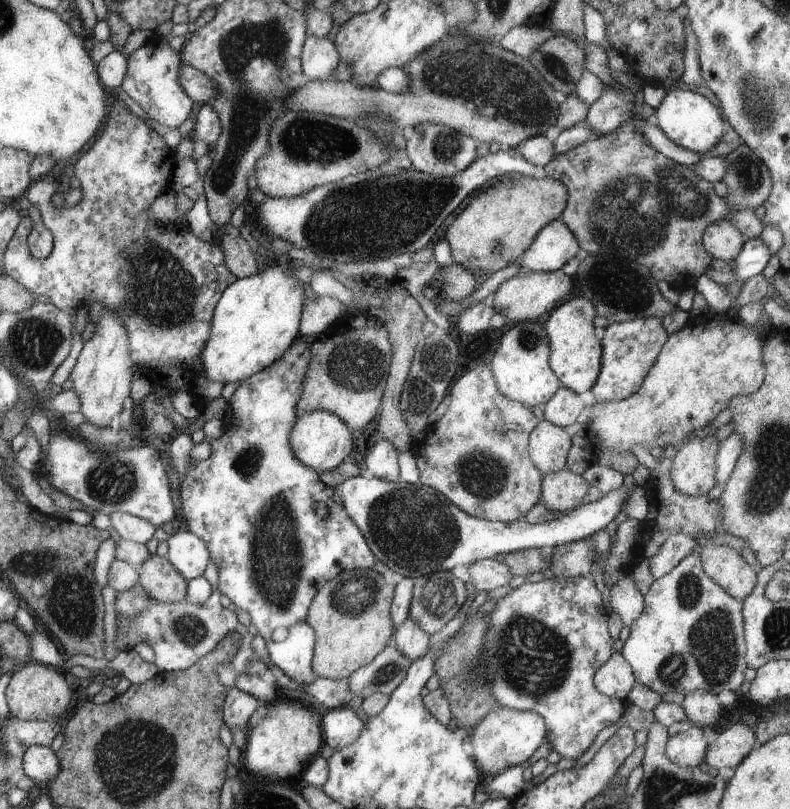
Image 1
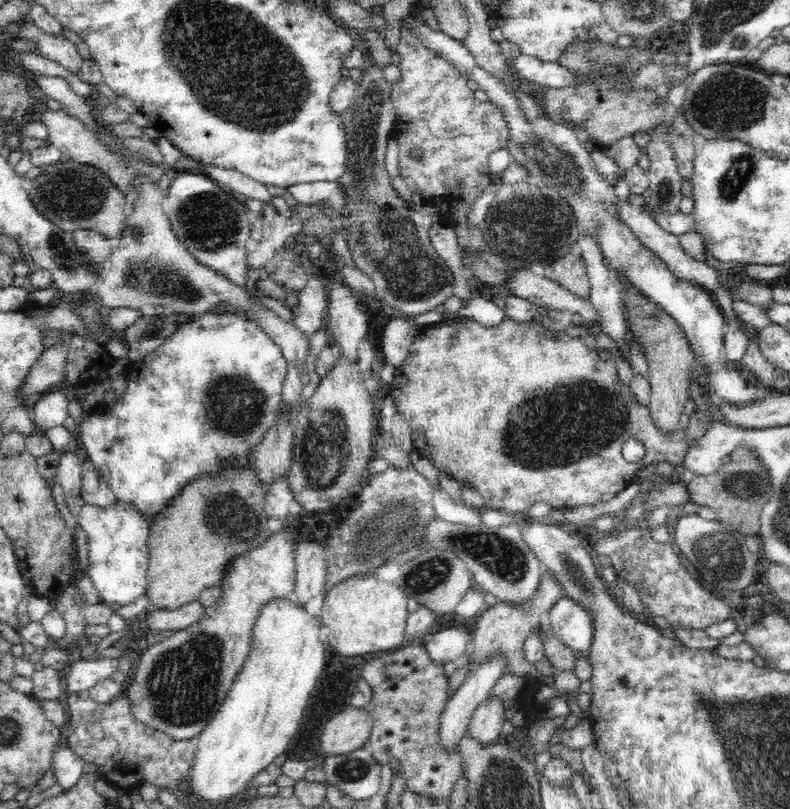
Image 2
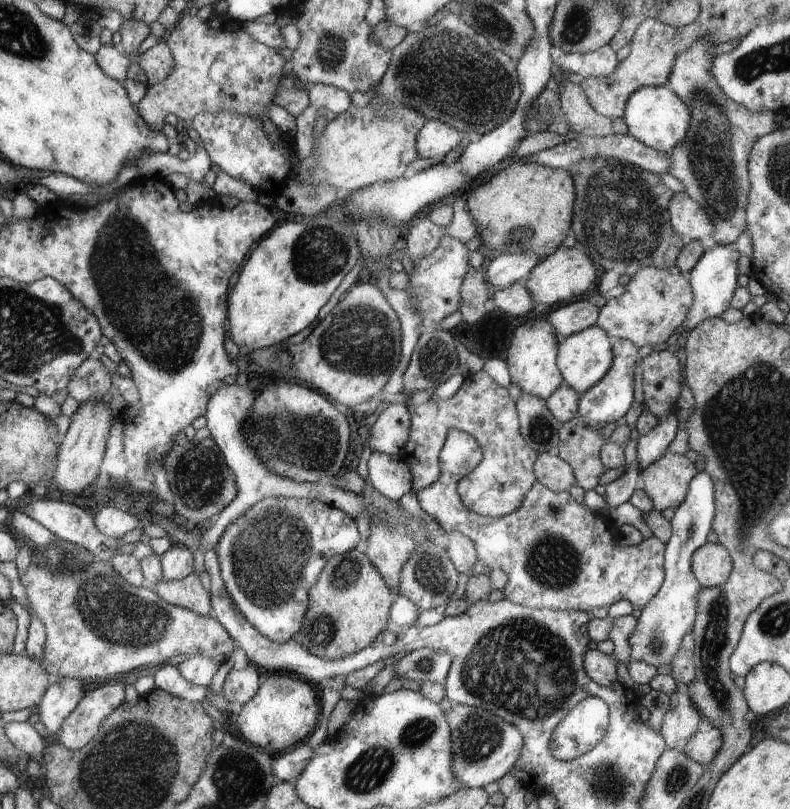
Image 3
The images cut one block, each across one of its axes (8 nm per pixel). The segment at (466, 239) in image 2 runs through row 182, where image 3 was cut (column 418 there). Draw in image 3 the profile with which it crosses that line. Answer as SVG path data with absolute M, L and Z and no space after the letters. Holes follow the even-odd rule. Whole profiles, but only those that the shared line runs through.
M481 370L474 374L465 374L465 379L457 385L457 392L448 401L432 402L427 401L419 406L406 408L405 415L411 418L409 439L402 447L399 457L410 466L412 475L412 486L414 491L422 490L436 482L441 476L440 452L445 446L450 430L467 432L480 445L483 452L483 459L473 471L460 479L456 484L456 489L461 495L463 504L473 513L478 513L483 517L503 517L517 511L526 494L534 488L537 483L534 464L537 462L538 452L524 440L520 434L520 424L518 424L518 414L516 414L516 404L510 398L506 388L500 388L486 371Z

